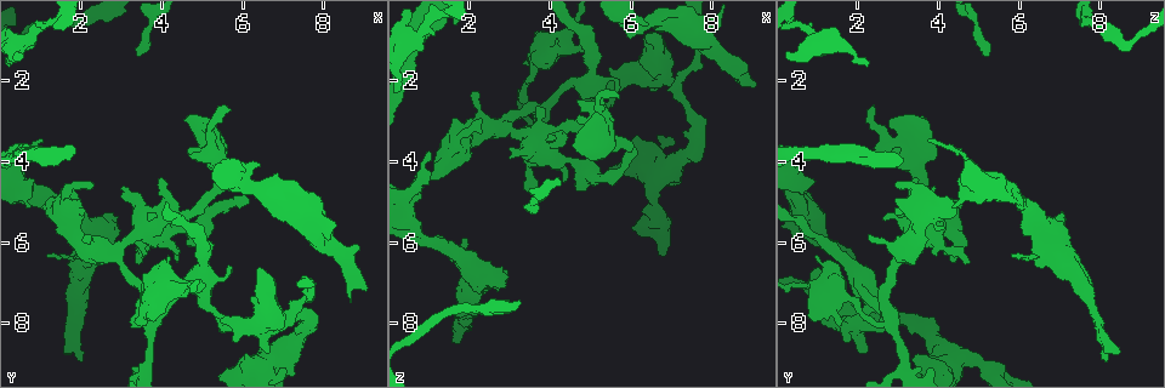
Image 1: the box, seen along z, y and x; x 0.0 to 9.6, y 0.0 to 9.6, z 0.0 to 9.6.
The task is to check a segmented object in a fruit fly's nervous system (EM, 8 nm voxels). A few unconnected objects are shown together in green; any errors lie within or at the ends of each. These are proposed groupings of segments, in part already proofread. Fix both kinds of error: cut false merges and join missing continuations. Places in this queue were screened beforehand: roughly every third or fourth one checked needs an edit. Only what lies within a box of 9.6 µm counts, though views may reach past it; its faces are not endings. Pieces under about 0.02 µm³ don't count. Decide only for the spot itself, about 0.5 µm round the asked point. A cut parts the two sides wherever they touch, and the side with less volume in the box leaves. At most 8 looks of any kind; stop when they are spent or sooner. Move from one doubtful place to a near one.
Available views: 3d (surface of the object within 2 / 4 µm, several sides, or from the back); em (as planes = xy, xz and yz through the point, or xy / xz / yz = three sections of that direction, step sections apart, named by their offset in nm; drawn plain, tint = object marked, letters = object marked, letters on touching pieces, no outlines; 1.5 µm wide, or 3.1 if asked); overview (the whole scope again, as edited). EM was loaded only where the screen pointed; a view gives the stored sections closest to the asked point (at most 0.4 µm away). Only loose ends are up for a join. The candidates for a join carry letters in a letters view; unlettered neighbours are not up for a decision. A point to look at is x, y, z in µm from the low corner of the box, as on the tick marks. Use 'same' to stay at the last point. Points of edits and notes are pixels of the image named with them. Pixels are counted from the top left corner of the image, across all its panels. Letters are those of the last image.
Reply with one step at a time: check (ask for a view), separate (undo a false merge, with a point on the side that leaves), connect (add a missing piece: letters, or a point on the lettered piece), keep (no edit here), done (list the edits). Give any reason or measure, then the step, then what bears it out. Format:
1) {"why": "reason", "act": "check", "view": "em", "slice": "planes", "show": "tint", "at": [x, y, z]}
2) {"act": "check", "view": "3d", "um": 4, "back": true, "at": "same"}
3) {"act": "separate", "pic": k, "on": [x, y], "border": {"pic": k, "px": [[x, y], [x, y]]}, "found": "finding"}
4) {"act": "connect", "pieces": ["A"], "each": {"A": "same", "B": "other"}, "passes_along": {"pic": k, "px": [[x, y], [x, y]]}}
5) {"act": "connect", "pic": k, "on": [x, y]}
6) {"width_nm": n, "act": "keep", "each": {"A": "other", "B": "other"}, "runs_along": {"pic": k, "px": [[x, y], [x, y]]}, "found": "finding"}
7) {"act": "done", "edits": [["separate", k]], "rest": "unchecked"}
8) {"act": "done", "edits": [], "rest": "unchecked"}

{"why": "sudden change in width", "act": "check", "view": "em", "slice": "xy", "step": 4, "show": "tint", "at": [8.05, 6.00, 1.35]}

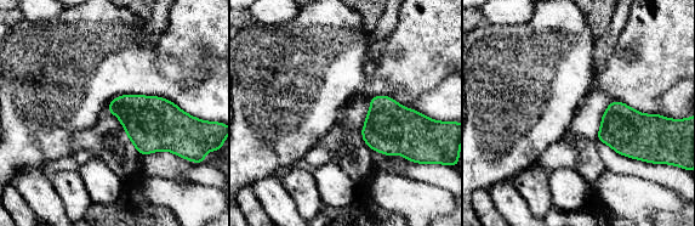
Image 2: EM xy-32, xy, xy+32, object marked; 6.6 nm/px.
{"why": "another direction", "act": "check", "view": "em", "slice": "planes", "show": "tint", "at": "same"}

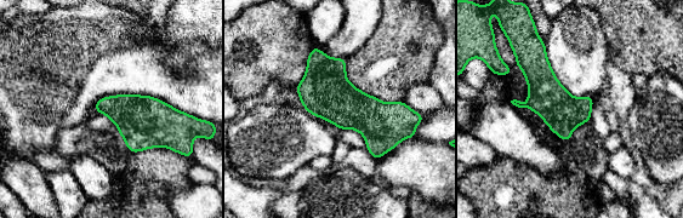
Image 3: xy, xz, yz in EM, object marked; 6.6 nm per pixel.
{"why": "what lies round it", "act": "check", "view": "em", "slice": "planes", "show": "letters", "at": "same"}

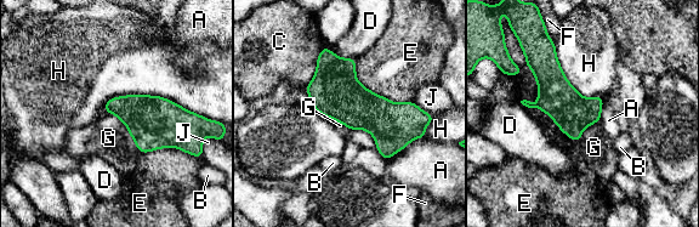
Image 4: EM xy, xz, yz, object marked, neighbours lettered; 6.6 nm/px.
{"act": "keep", "each": {"A": "other", "B": "other", "C": "other", "D": "other", "E": "other", "F": "other", "G": "other", "H": "other", "J": "other"}, "border": {"pic": 4, "px": [[103, 107], [159, 95], [210, 120]]}, "found": "all the same cell"}

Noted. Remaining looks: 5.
{"why": "branch stops here", "act": "check", "view": "3d", "um": 4, "at": [3.60, 5.45, 2.60]}

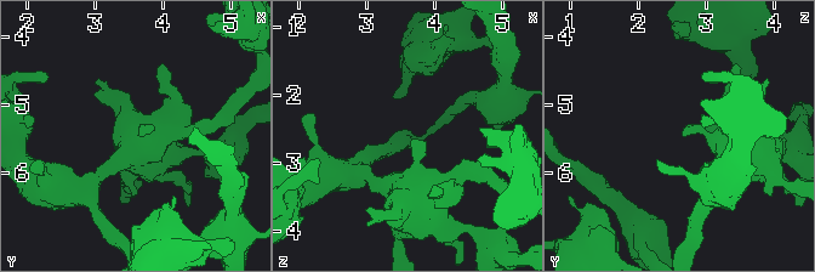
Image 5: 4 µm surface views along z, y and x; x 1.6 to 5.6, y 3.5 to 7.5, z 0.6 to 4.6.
{"why": "now the EM", "act": "check", "view": "em", "slice": "xz", "step": 8, "show": "letters", "at": [3.65, 5.45, 2.65]}

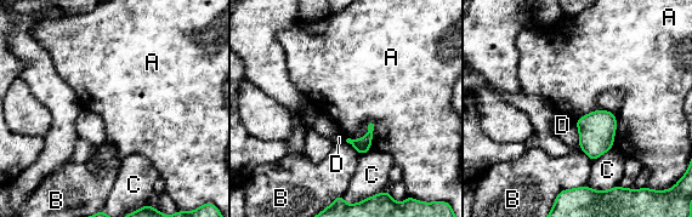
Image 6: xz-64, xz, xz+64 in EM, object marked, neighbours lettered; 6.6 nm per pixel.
{"width_nm": 140, "act": "keep", "each": {"A": "other", "B": "other", "C": "other", "D": "other"}, "found": "none of them fits"}

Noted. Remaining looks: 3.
{"why": "branch stops here", "act": "check", "view": "3d", "um": 2, "at": [2.00, 8.90, 8.15]}

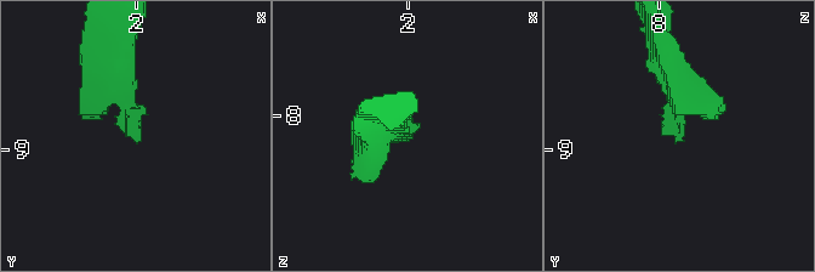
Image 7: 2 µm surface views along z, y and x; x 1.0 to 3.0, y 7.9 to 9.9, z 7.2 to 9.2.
{"act": "check", "view": "em", "slice": "planes", "show": "tint", "at": [2.02, 8.94, 8.14]}

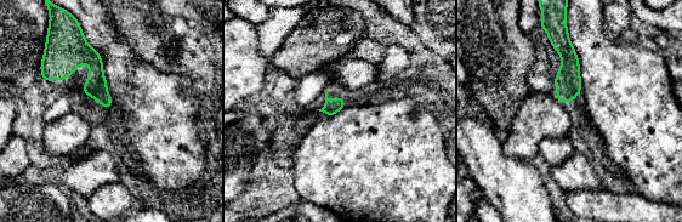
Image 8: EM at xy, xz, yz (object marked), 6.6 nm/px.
{"act": "check", "view": "em", "slice": "planes", "show": "letters", "at": "same"}

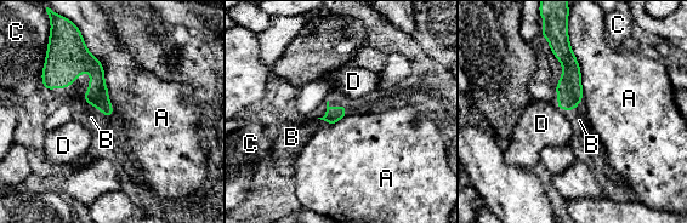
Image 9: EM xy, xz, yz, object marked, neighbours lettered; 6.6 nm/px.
{"act": "connect", "pieces": ["B"], "each": {"A": "other", "B": "same", "C": "other", "D": "other"}, "passes_along": {"pic": 9, "px": [[67, 57], [69, 84], [74, 92]]}, "found": "the cell continues"}

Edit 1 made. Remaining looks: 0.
{"act": "done", "edits": [["connect", 9]], "rest": "unchecked"}

